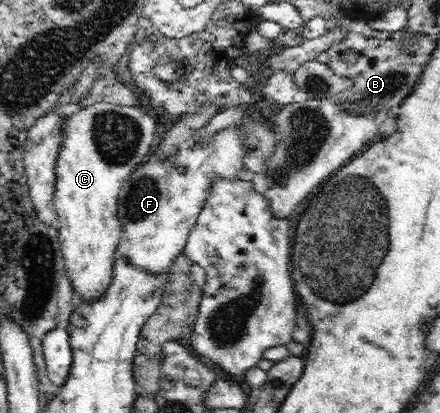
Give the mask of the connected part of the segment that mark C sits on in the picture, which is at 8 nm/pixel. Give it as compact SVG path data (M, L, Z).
M97 101L95 104L86 106L76 113L71 114L66 118L64 127L62 128L62 143L59 156L56 160L55 170L57 172L56 179L56 192L53 198L58 221L56 227L58 230L58 239L60 242L60 248L65 263L65 272L73 285L73 292L80 295L81 300L89 302L89 300L99 300L101 296L105 296L104 292L107 287L110 286L113 276L115 254L117 254L118 244L123 234L121 221L118 219L118 196L120 194L121 187L129 179L129 176L137 169L142 163L152 156L150 153L151 142L155 138L156 126L158 122L155 116L152 116L147 110L133 106L121 106L119 104L106 103L105 101Z

